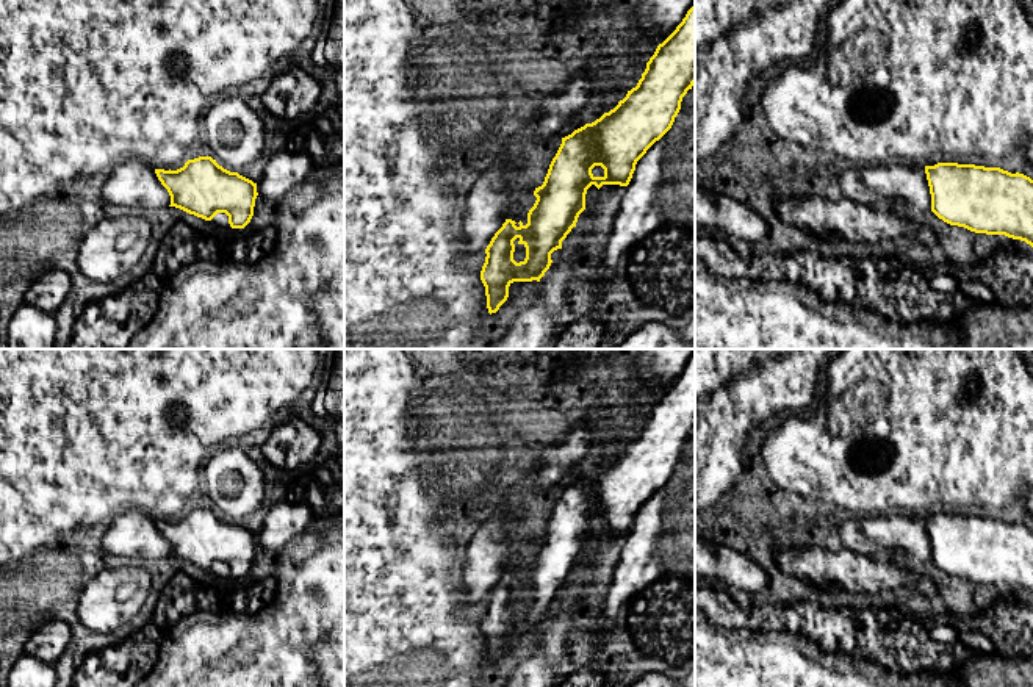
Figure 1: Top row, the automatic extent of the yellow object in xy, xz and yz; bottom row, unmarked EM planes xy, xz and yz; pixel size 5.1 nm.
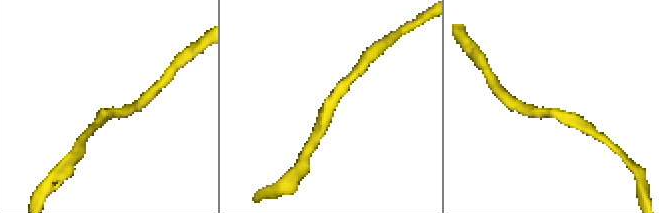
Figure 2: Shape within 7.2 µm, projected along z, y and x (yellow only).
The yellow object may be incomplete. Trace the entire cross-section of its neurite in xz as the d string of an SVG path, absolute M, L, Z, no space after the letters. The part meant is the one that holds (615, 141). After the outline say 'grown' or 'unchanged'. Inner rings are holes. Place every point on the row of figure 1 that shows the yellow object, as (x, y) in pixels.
M695 5L687 11L676 30L657 45L646 63L637 86L628 91L618 105L592 124L562 138L562 144L552 158L542 186L535 188L537 197L527 213L527 224L506 219L485 249L485 263L481 280L485 286L488 313L496 313L509 297L513 282L532 282L545 275L552 260L551 254L562 249L562 241L576 227L579 214L585 210L587 189L595 185L628 186L637 161L673 125L681 110L682 97L695 85ZM515 239L526 247L526 258L513 260Z; unchanged

